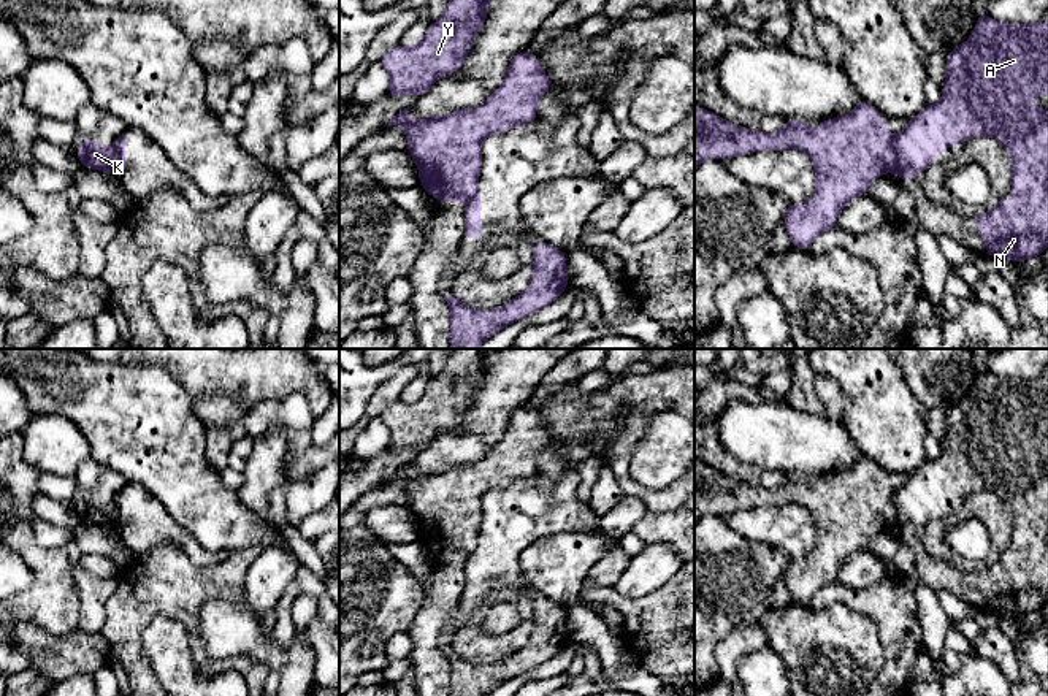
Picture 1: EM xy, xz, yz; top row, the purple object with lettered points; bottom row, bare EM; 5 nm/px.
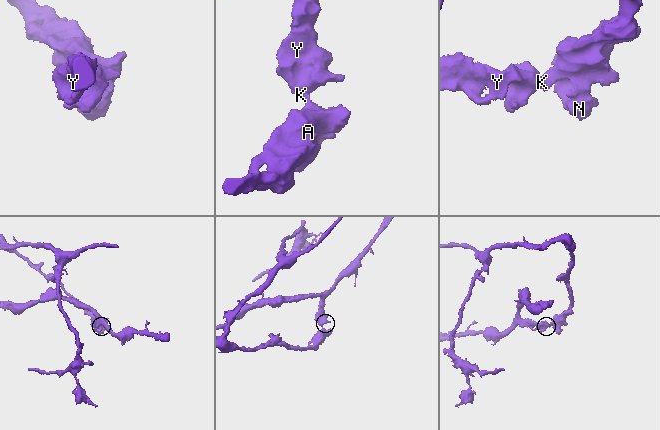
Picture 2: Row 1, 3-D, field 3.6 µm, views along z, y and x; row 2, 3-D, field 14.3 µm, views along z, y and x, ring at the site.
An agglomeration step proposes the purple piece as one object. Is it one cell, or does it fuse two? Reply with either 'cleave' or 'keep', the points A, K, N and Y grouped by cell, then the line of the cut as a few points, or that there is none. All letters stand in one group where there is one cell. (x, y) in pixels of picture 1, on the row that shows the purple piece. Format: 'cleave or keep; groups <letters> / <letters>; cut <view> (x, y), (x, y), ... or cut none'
cleave; groups A N / K Y; cut yz (893, 138), (891, 168)

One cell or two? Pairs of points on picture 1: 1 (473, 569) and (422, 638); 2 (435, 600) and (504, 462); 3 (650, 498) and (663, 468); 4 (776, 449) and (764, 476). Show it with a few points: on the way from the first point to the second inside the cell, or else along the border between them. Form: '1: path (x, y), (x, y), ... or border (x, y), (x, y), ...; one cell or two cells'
1: border (465, 555), (463, 593), (458, 609), (452, 615); two cells
2: path (451, 565), (452, 512), (470, 495); one cell
3: border (628, 463), (631, 478), (652, 489), (677, 479); two cells
4: border (733, 455), (785, 474); two cells

